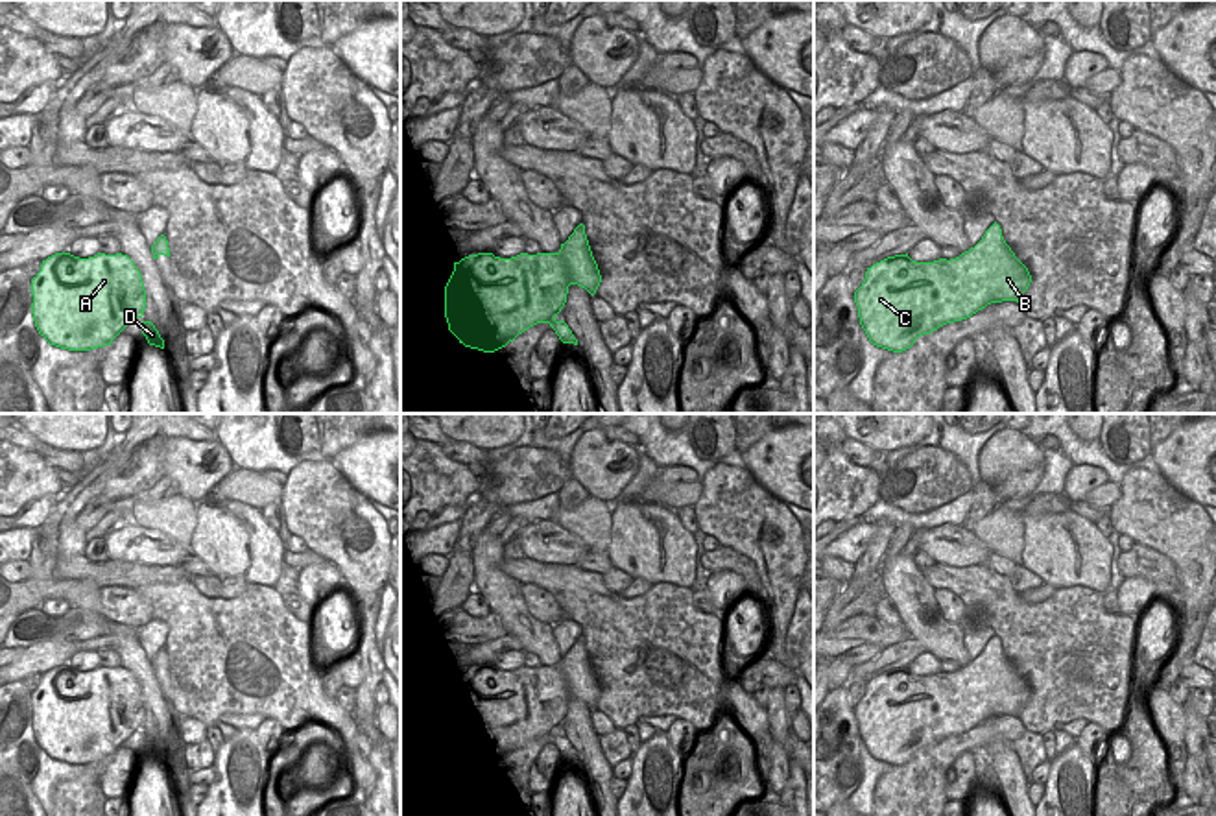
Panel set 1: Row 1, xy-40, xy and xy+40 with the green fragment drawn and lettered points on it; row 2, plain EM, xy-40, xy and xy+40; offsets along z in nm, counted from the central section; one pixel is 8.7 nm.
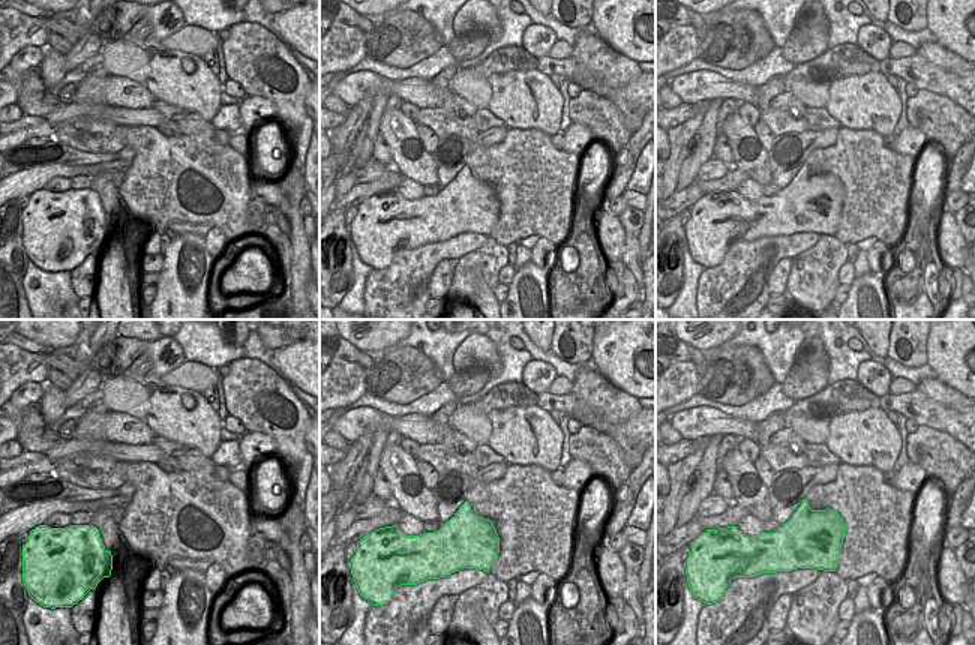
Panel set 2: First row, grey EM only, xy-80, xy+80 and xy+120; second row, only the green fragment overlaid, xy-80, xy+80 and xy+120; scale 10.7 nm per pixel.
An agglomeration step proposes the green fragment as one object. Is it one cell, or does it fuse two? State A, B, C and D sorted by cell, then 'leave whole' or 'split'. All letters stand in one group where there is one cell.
A B C D; leave whole

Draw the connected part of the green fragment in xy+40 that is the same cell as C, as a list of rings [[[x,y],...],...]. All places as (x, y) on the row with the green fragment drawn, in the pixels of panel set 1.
[[[995,222],[982,240],[956,258],[915,262],[906,255],[888,257],[865,271],[862,286],[854,292],[860,325],[876,347],[902,353],[923,334],[961,321],[991,303],[1017,301],[1028,290],[1031,275],[1015,257]]]

